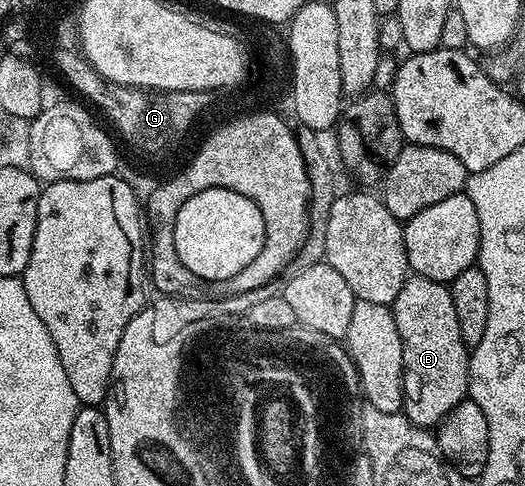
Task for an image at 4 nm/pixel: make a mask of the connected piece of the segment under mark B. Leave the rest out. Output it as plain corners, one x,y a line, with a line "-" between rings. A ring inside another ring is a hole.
411,275
390,306
403,348
401,412
415,425
438,426
468,396
469,346
461,339
453,295
442,281

